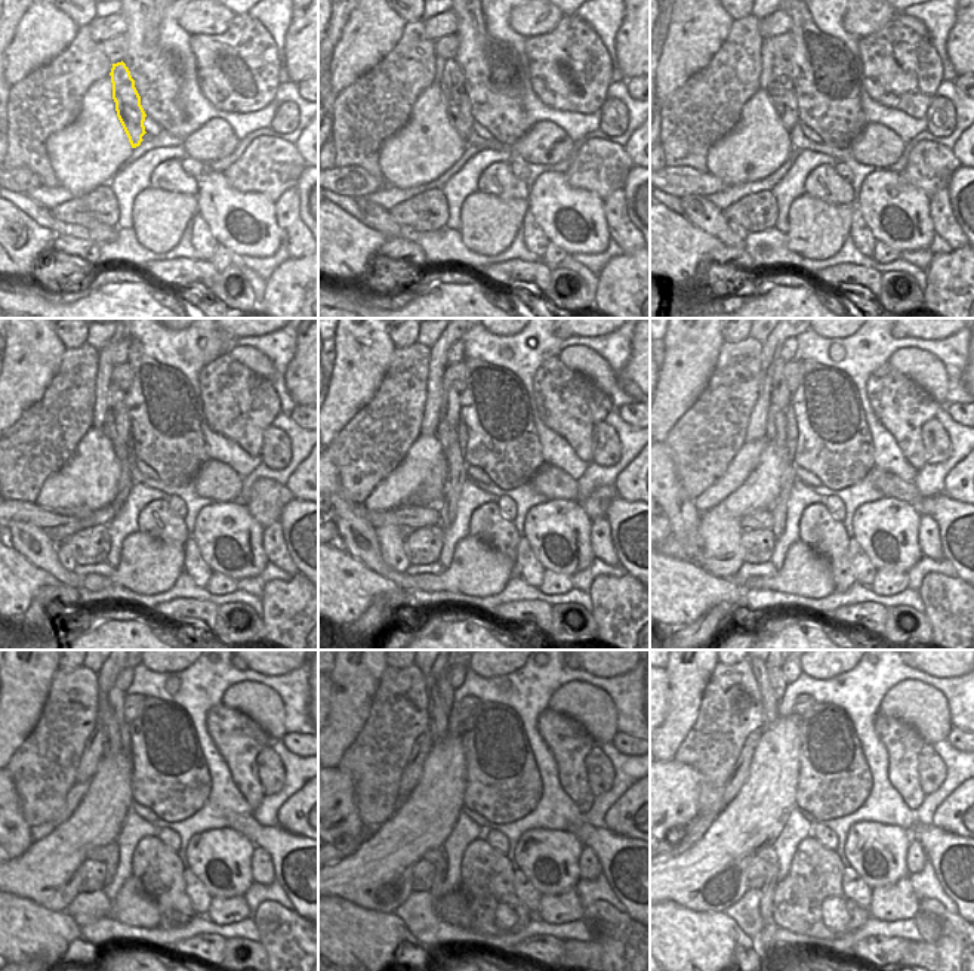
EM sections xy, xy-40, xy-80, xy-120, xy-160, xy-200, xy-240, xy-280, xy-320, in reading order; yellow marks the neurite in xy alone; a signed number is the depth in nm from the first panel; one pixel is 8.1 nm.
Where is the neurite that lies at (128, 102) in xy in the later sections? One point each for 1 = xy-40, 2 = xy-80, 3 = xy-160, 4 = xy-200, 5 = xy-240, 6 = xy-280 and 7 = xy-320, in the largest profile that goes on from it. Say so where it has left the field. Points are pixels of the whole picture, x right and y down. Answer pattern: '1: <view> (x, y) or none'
1: xy-40 (452, 83)
2: xy-80 (780, 89)
3: xy-160 (449, 413)
4: xy-200 (780, 395)
5: xy-240 (116, 696)
6: xy-280 (447, 693)
7: xy-320 (777, 680)

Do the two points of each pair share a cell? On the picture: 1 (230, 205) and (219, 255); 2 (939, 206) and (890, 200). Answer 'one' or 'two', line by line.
1: two
2: two

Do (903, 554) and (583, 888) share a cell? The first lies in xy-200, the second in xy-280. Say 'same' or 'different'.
different

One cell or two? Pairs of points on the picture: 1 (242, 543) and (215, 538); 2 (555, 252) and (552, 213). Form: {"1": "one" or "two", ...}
{"1": "one", "2": "two"}

